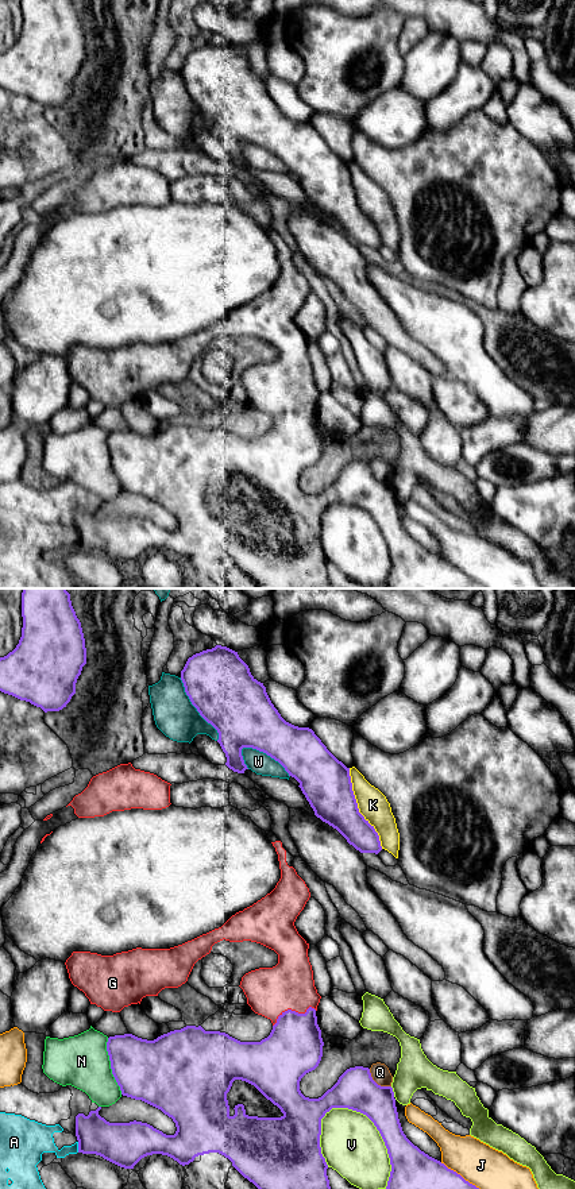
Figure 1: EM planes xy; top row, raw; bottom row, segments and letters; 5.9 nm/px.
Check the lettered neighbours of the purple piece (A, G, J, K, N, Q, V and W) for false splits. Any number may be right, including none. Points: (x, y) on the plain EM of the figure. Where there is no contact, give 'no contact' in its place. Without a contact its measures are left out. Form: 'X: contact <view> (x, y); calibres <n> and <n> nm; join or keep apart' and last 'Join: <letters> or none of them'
A: contact xy (78, 543); calibres 260 and 180 nm; keep apart
G: contact xy (292, 406); calibres 340 and 280 nm; join
J: contact xy (460, 571); calibres 400 and 260 nm; keep apart
K: contact xy (358, 204); calibres 300 and 180 nm; keep apart
N: contact xy (111, 462); calibres 360 and 320 nm; keep apart
Q: contact xy (375, 478); calibres 240 and 110 nm; keep apart
V: contact xy (381, 531); calibres 220 and 360 nm; keep apart
W: contact xy (266, 149); calibres 360 and 130 nm; keep apart
Join: G

